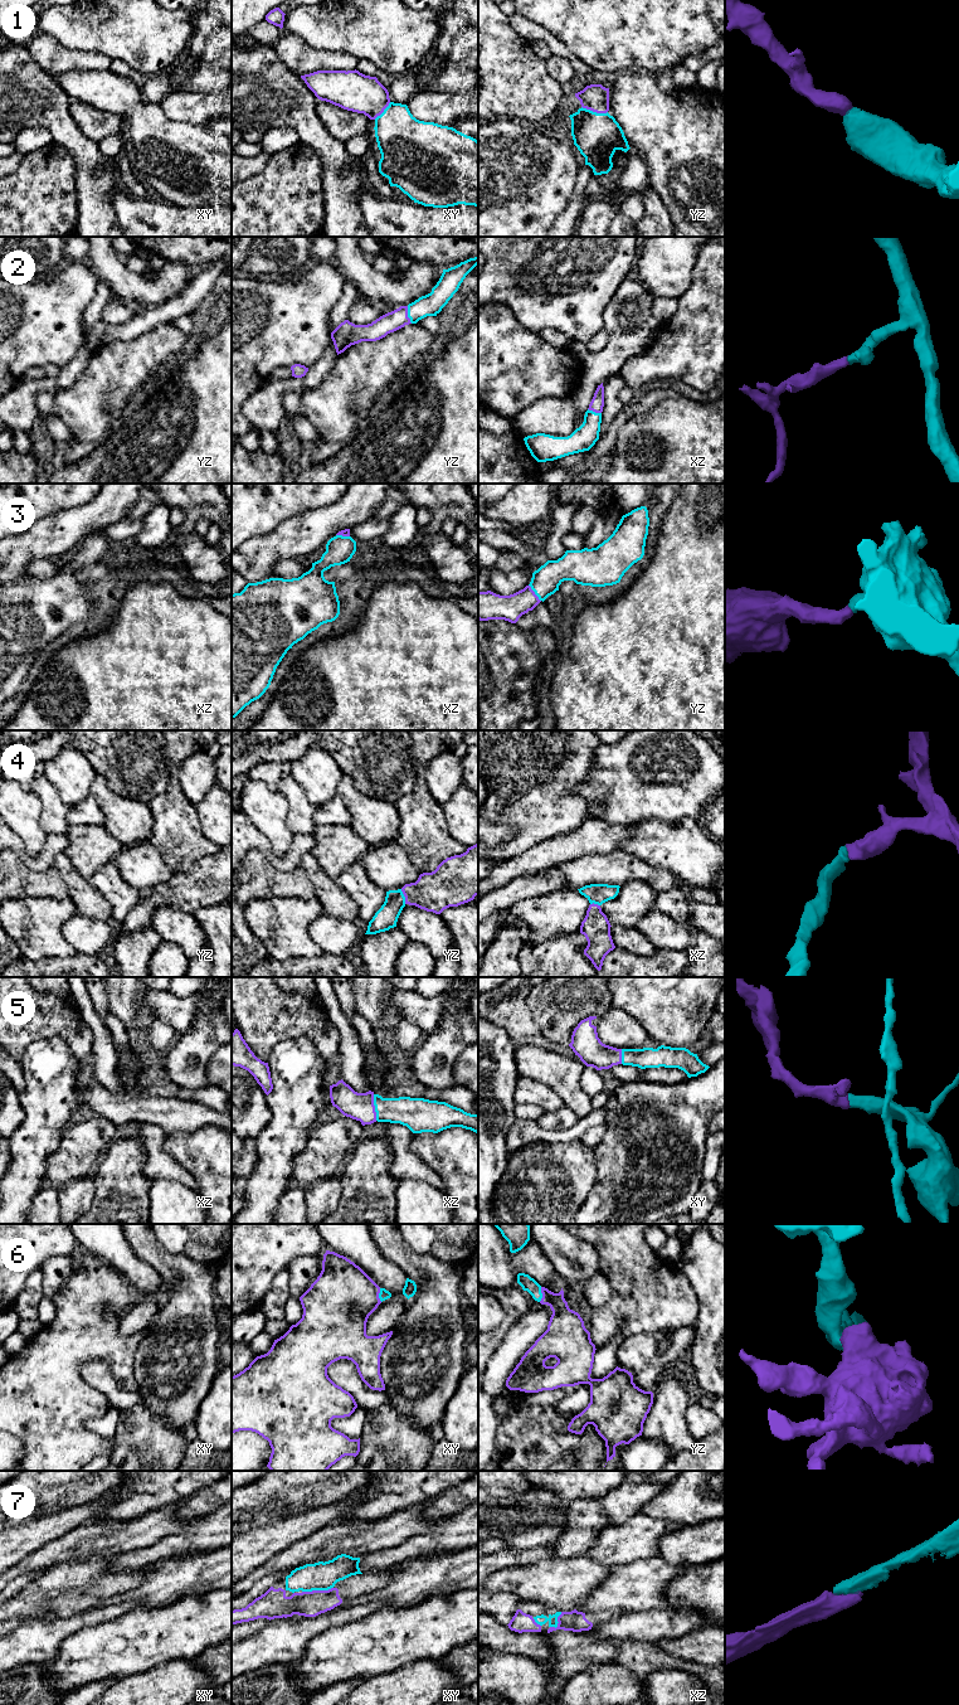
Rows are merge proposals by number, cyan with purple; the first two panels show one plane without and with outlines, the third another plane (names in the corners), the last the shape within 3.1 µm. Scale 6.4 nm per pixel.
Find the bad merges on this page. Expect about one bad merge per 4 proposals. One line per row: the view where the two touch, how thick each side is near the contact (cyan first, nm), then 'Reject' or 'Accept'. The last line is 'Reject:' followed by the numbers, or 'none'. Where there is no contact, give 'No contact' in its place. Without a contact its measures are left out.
1: Touches cyan in yz. Thickness 300 nm (cyan) against 170 nm. Accept
2: Touches cyan in yz. Thickness 140 nm (cyan) against 130 nm. Accept
3: Touches cyan in yz. Thickness 180 nm (cyan) against 160 nm. Accept
4: Touches cyan in yz. Thickness 140 nm (cyan) against 260 nm. Accept
5: Touches cyan in xz. Thickness 190 nm (cyan) against 180 nm. Accept
6: Touches cyan in yz. Thickness 90 nm (cyan) against 220 nm. Accept
7: Touches cyan in xy. Thickness 180 nm (cyan) against 160 nm. Accept
Reject: none

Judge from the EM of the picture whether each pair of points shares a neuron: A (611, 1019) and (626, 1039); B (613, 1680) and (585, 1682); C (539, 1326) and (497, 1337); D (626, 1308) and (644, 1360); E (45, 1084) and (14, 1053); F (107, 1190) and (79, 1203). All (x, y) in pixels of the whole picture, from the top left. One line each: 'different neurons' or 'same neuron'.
A: same neuron
B: same neuron
C: different neurons
D: different neurons
E: different neurons
F: different neurons

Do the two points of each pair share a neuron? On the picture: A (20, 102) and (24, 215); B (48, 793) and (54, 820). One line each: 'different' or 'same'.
A: different
B: same

